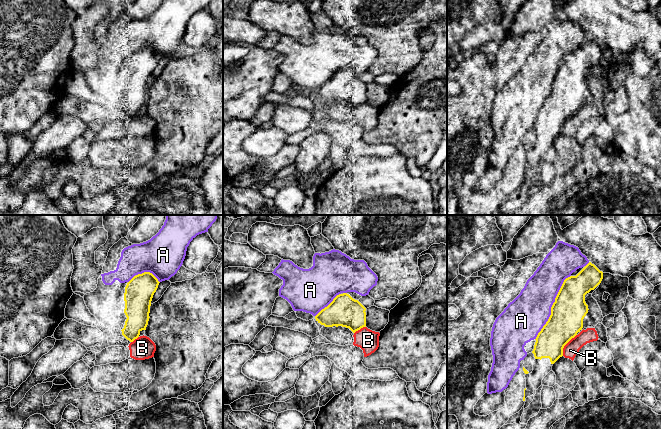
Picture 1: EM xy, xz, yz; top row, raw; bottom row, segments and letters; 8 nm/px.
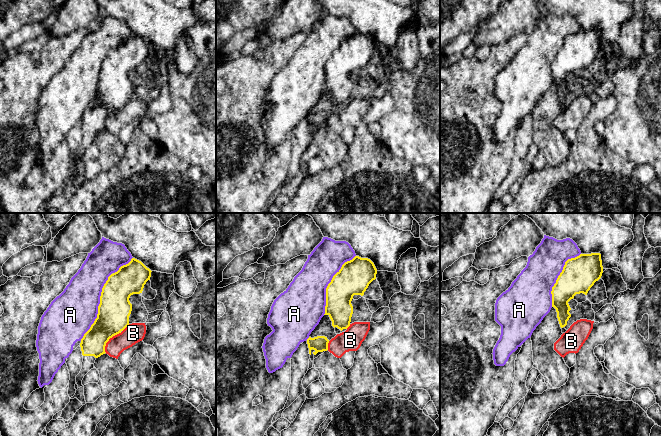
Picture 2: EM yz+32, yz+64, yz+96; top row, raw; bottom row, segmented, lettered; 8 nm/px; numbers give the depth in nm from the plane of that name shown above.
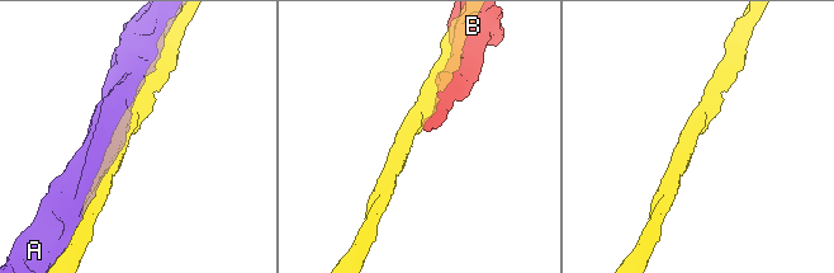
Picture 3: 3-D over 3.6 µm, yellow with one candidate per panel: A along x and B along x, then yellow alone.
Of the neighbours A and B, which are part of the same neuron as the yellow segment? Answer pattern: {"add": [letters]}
{"add": ["A"]}

